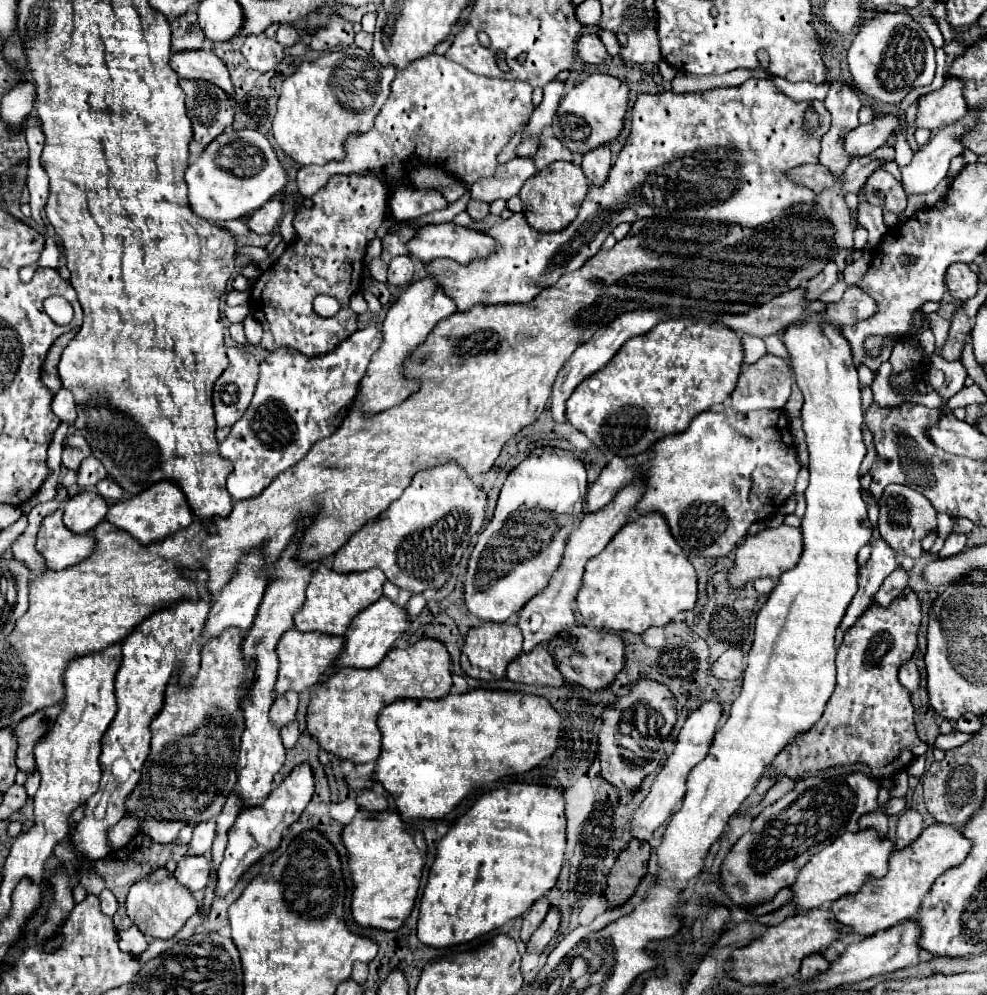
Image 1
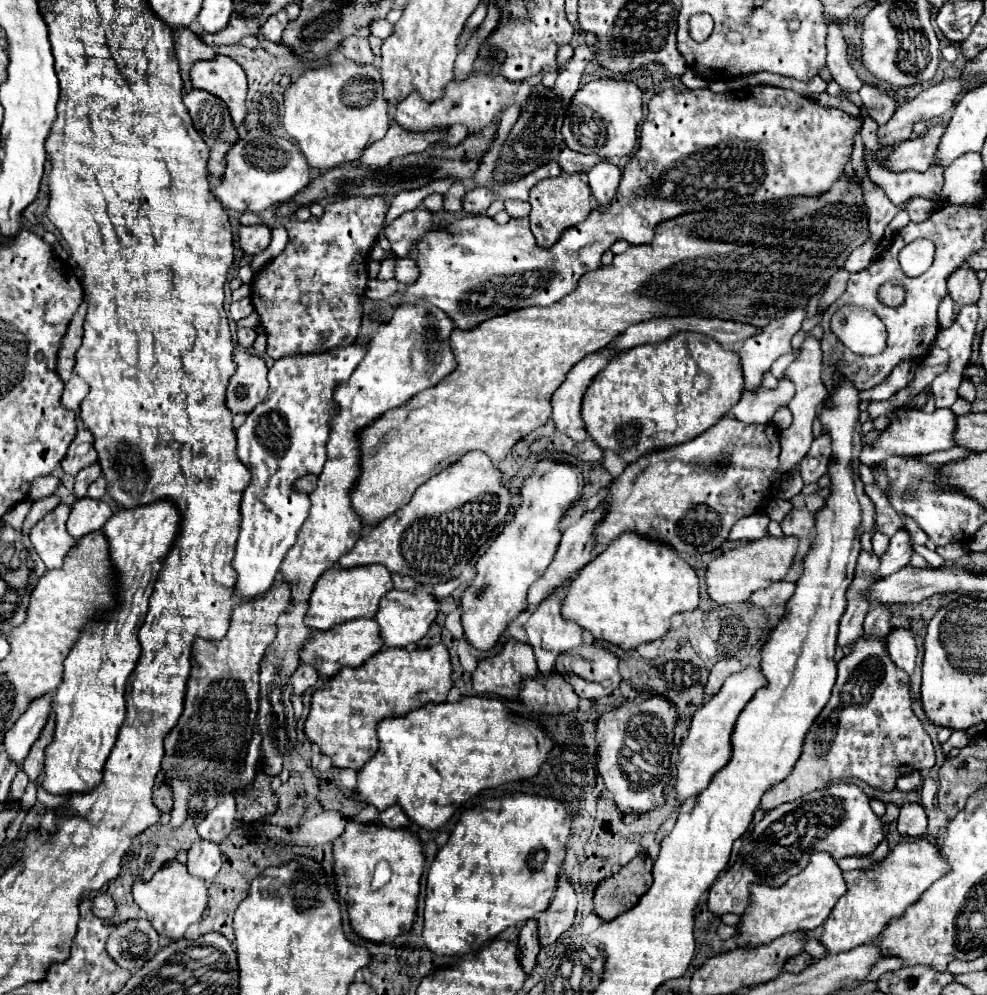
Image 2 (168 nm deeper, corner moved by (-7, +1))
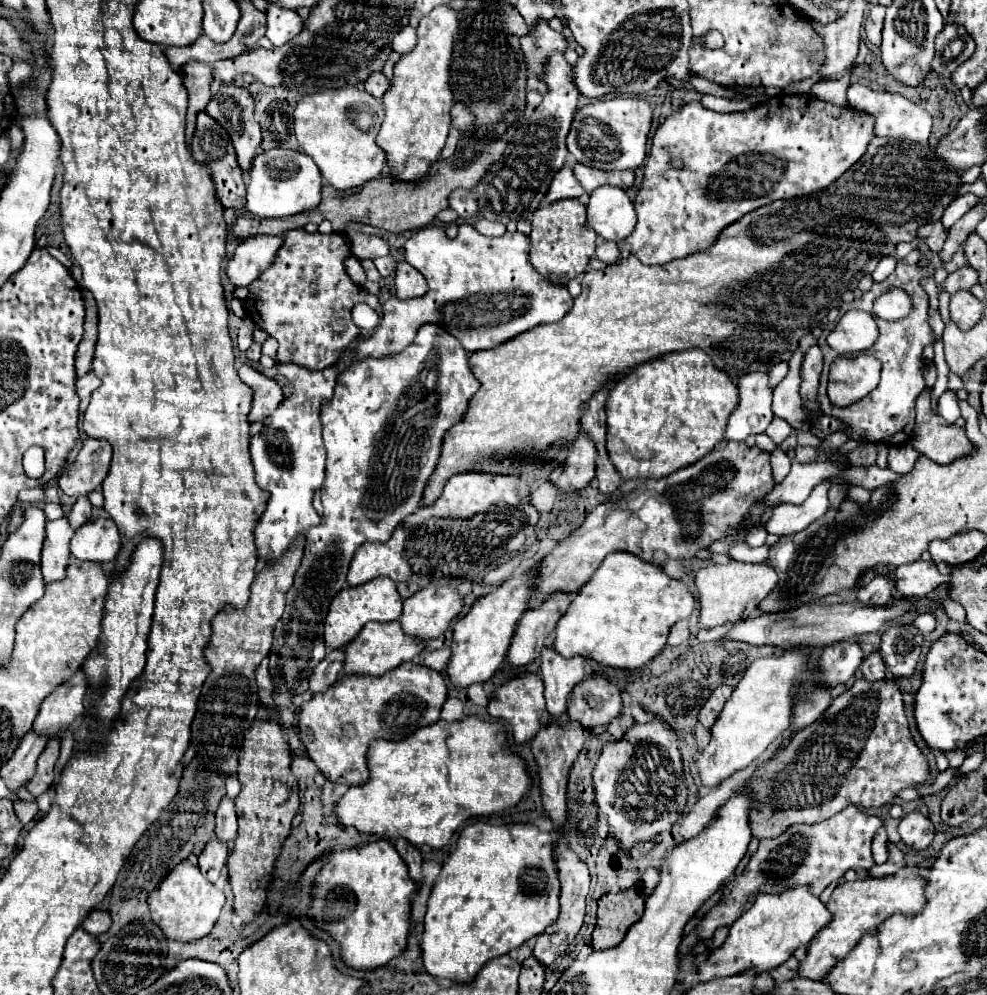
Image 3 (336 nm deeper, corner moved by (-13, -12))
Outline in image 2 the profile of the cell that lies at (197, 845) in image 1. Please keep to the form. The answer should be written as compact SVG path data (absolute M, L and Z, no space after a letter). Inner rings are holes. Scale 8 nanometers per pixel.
M226 794L222 802L206 814L206 818L198 826L198 834L204 840L212 840L220 844L230 836L234 830L234 816L236 816L236 802L232 794Z

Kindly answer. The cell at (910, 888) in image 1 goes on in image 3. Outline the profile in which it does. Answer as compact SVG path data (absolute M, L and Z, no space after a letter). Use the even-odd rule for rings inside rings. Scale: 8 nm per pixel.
M902 867L898 873L888 877L870 877L866 881L838 885L826 903L834 919L826 929L822 929L822 933L818 933L818 937L812 939L806 959L800 963L800 977L824 979L830 969L858 945L862 937L874 937L874 933L878 933L878 925L882 925L882 921L886 921L890 915L916 915L922 911L926 905L926 885L928 881L908 867Z

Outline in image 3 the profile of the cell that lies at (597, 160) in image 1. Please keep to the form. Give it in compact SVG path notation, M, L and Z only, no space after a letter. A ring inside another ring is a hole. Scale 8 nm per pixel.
M614 185L598 187L590 193L588 227L606 241L622 241L634 231L636 213L624 189Z

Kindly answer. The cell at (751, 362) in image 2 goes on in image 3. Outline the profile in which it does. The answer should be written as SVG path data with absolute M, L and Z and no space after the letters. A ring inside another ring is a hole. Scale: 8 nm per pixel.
M746 373L738 385L740 403L730 415L724 441L744 441L752 433L764 433L774 417L770 373Z

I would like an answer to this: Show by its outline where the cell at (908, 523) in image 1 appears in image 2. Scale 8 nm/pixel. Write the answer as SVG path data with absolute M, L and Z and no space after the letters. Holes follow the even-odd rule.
M900 530L890 538L890 546L888 550L880 556L880 568L878 568L878 576L888 576L898 572L900 568L908 566L910 556L912 556L912 548L908 544L910 534L908 530Z

